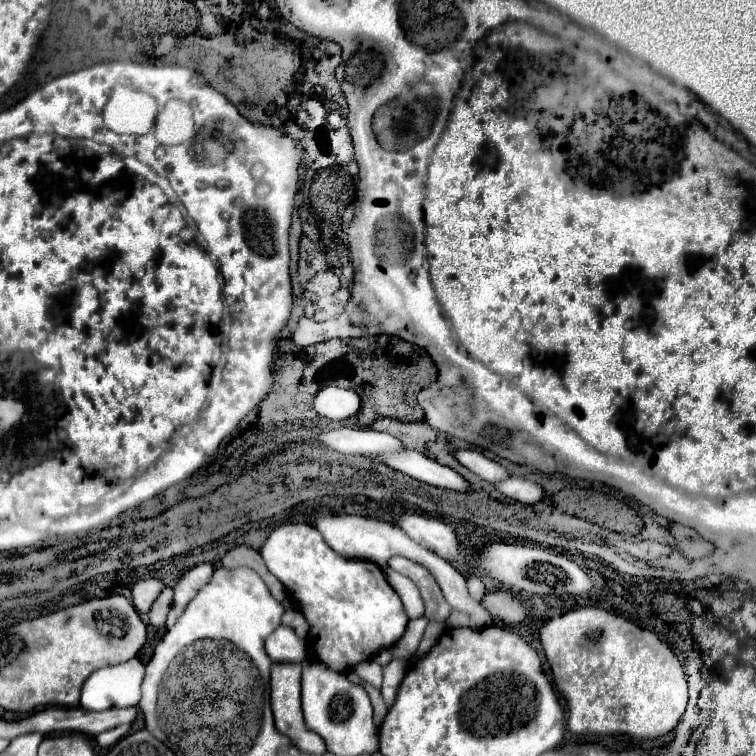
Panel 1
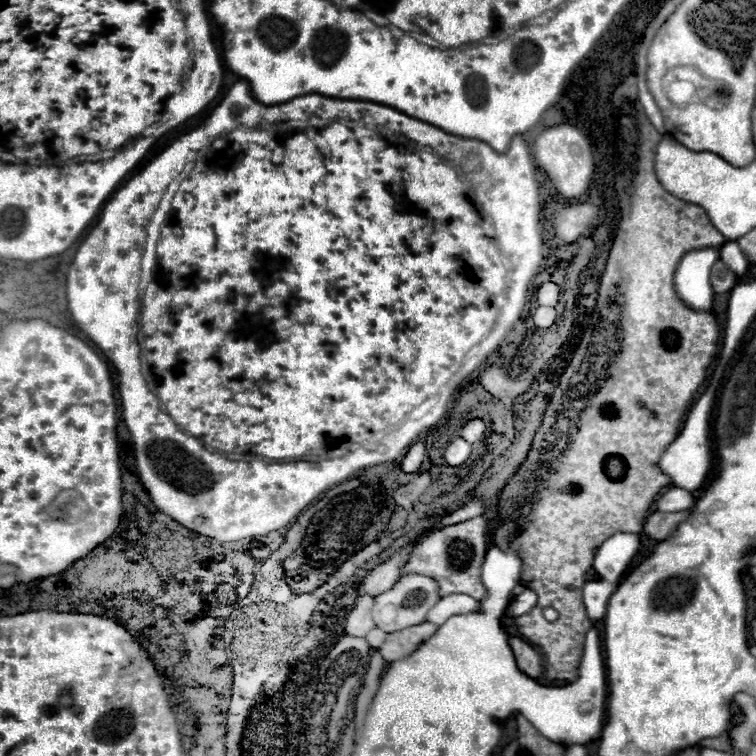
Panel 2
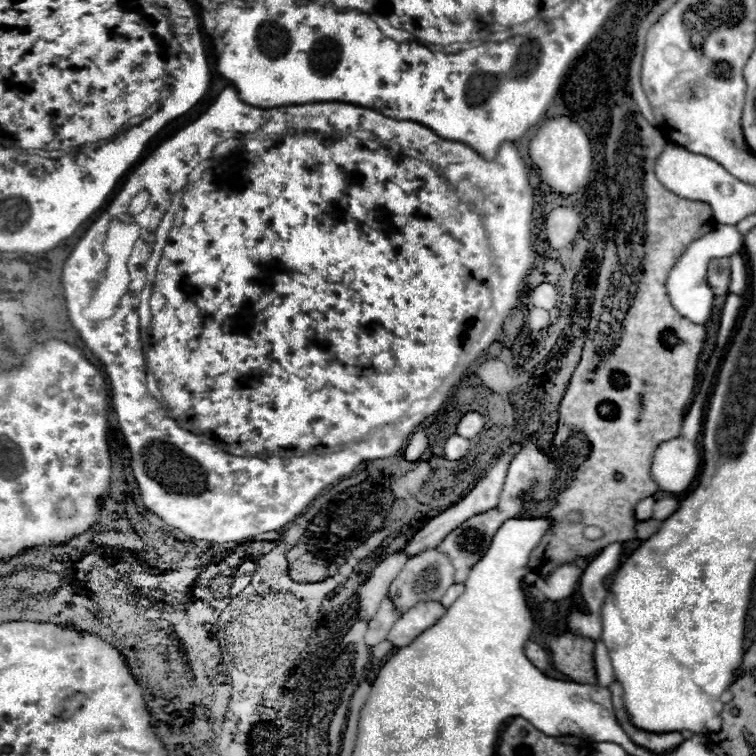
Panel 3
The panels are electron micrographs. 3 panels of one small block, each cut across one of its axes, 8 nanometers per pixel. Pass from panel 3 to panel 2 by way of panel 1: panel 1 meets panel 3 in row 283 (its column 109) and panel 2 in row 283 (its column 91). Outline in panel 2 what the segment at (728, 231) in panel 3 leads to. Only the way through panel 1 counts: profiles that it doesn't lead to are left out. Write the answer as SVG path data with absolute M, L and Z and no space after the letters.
M720 248L686 252L676 268L676 292L678 296L692 306L694 310L712 308L712 286L710 286L710 268L720 260Z

